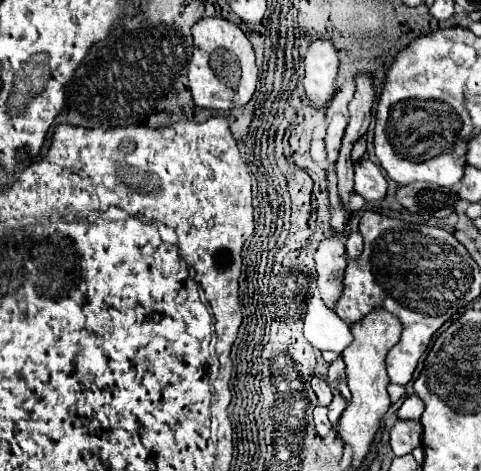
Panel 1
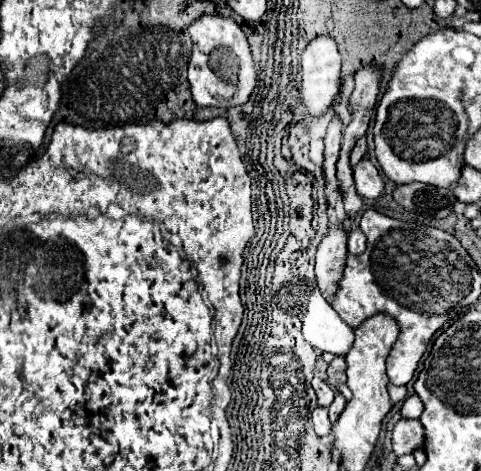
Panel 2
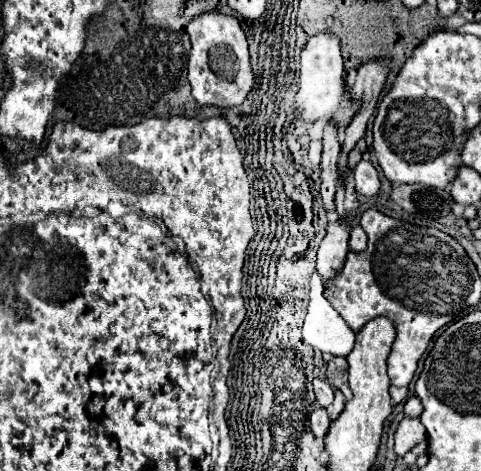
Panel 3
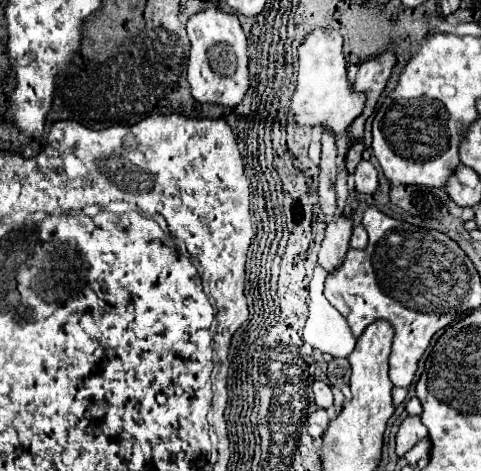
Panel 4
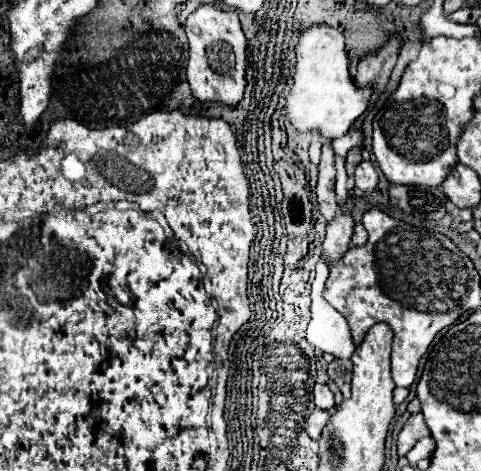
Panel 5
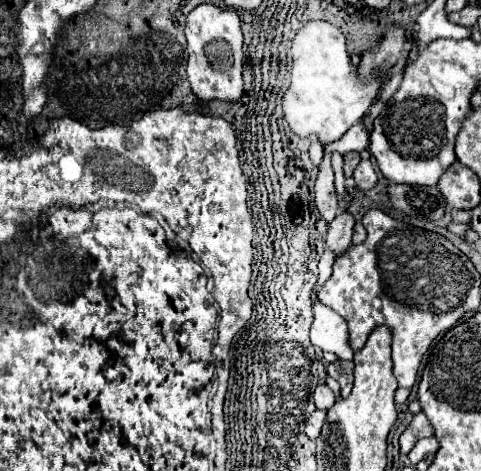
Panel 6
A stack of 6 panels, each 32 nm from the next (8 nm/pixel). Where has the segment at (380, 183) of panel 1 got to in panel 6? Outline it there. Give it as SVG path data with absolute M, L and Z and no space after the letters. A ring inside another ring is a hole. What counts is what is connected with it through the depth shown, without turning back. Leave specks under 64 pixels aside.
M362 160L362 162L356 166L356 170L354 170L354 180L356 180L356 186L358 186L360 190L370 190L370 188L376 186L378 176L376 176L374 166L372 166L370 160Z

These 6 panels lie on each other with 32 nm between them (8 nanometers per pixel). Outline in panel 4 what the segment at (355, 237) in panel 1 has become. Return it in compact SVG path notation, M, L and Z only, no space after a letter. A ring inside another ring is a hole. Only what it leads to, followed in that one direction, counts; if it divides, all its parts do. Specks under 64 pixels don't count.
M356 226L354 230L352 230L352 238L350 238L350 246L352 248L366 248L366 242L368 242L368 234L364 232L364 228L362 226Z

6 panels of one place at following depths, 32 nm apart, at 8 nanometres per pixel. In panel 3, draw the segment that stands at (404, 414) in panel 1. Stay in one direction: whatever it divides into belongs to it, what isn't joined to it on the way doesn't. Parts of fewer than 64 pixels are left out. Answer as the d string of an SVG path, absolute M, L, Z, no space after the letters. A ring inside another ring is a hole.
M418 396L408 398L408 400L406 400L406 404L404 404L404 416L414 418L414 416L420 416L420 414L422 414L422 404L420 404L420 398L418 398Z

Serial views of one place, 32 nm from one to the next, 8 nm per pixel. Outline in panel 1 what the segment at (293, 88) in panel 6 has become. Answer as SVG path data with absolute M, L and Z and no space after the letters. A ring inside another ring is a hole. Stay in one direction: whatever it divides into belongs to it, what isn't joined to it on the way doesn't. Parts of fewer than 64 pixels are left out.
M318 40L308 48L304 64L306 96L312 100L312 106L318 108L328 102L330 94L334 92L334 80L338 74L338 54L330 42Z

